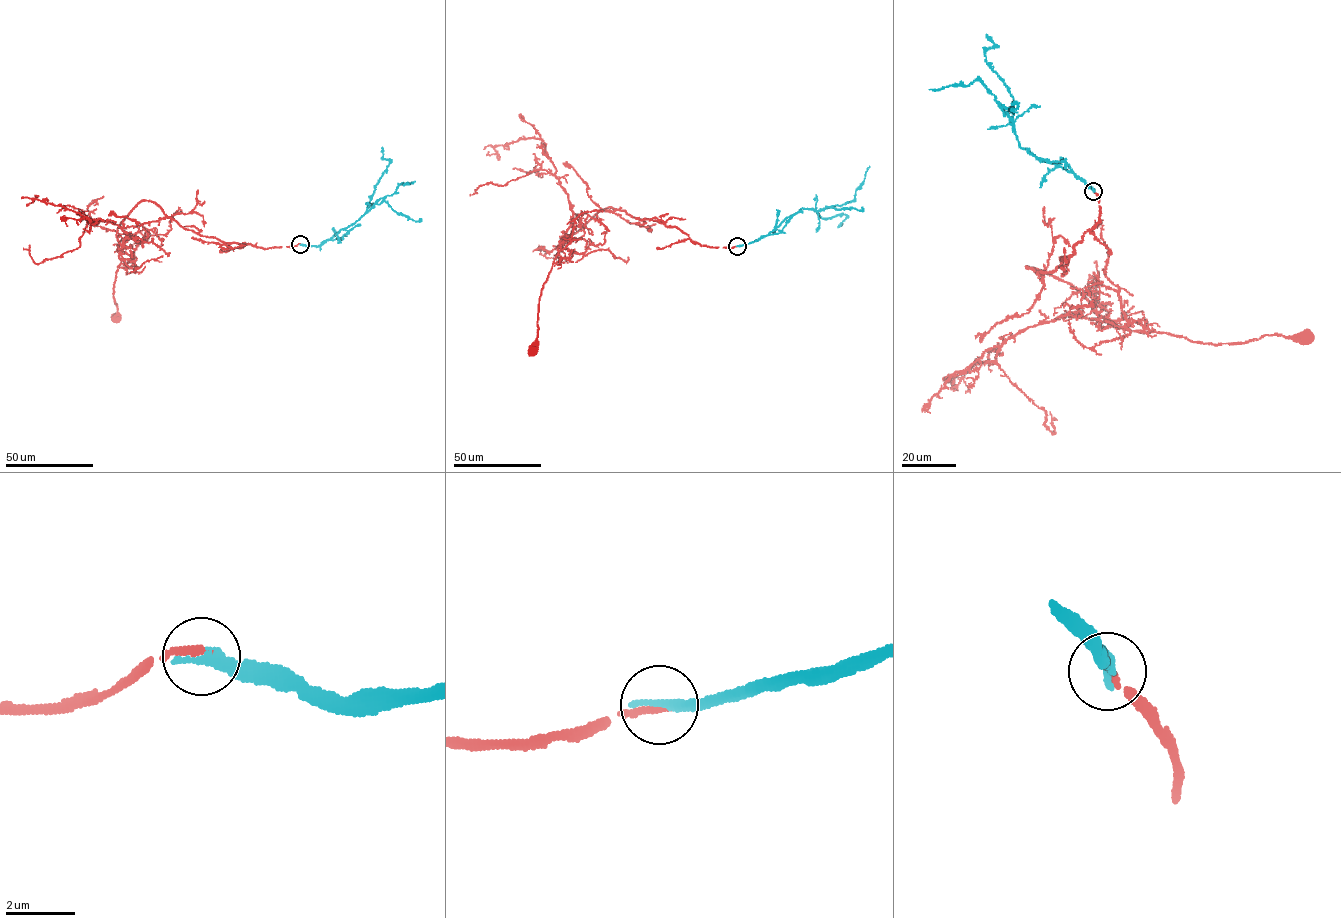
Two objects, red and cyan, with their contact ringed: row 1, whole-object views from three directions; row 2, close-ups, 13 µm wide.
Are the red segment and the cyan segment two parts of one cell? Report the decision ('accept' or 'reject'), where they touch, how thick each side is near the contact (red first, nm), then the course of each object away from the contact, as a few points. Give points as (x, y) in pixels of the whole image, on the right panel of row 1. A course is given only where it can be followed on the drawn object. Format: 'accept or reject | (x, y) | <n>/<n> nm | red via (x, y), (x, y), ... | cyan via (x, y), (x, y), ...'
accept | (1093, 191) | 200/300 nm | red via (1093, 190), (1100, 221), (1075, 252), (1052, 272), (1027, 267), (1130, 330), (1205, 344), (1307, 338) | cyan via (1093, 191), (1074, 173), (1021, 148), (1013, 122), (981, 81), (974, 80), (967, 85), (929, 89)

